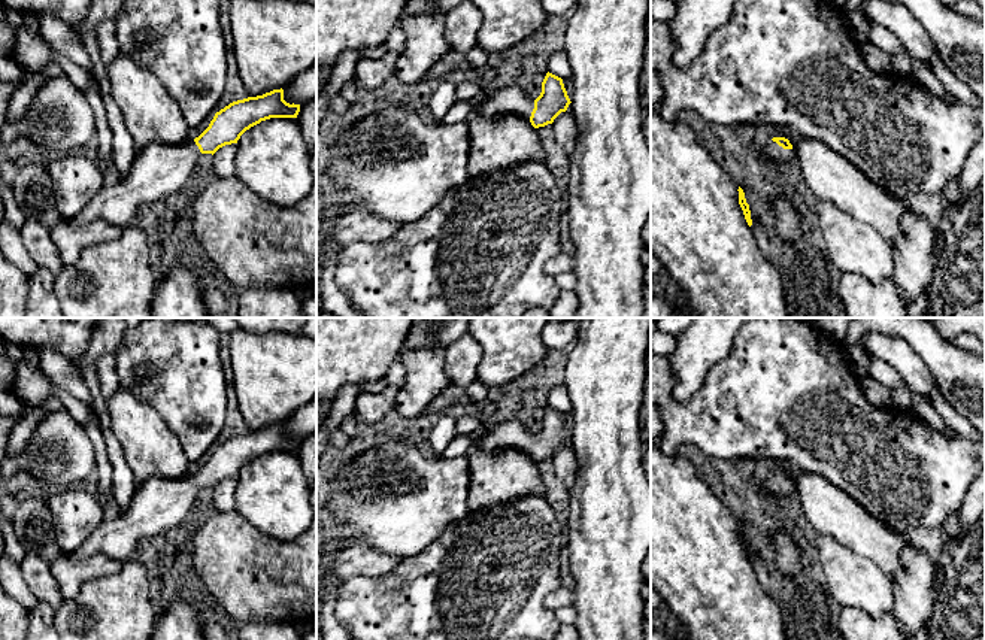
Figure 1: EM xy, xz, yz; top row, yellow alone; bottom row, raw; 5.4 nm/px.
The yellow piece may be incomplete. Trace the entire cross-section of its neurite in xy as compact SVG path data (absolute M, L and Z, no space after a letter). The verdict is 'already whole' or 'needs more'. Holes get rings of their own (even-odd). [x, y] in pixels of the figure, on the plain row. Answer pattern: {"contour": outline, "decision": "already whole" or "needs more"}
{"contour": "M284 424L237 434L215 448L209 461L194 474L181 479L155 477L137 485L125 513L113 521L103 521L94 533L73 552L84 561L97 553L127 561L133 549L155 534L181 525L191 513L203 488L237 477L251 461L270 452L297 452L300 439L284 434Z", "decision": "needs more"}

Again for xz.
{"contour": "M548 406L542 416L542 427L536 434L516 421L504 421L481 428L476 437L487 451L515 449L539 462L552 458L572 436L563 413Z", "decision": "needs more"}

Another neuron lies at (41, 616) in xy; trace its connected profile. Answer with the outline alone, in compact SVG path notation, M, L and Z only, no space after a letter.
M42 601L28 609L25 640L60 640L55 628L55 610Z

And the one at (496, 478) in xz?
M476 436L467 451L469 495L472 512L484 512L527 495L545 498L545 482L530 455L515 449L487 451Z

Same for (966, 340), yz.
M963 333L958 334L952 343L964 351L969 351L972 354L976 354L982 358L985 358L985 345L973 334Z

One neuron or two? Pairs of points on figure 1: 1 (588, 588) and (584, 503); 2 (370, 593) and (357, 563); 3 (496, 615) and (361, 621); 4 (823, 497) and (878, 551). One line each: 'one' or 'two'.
1: one
2: two
3: one
4: one

